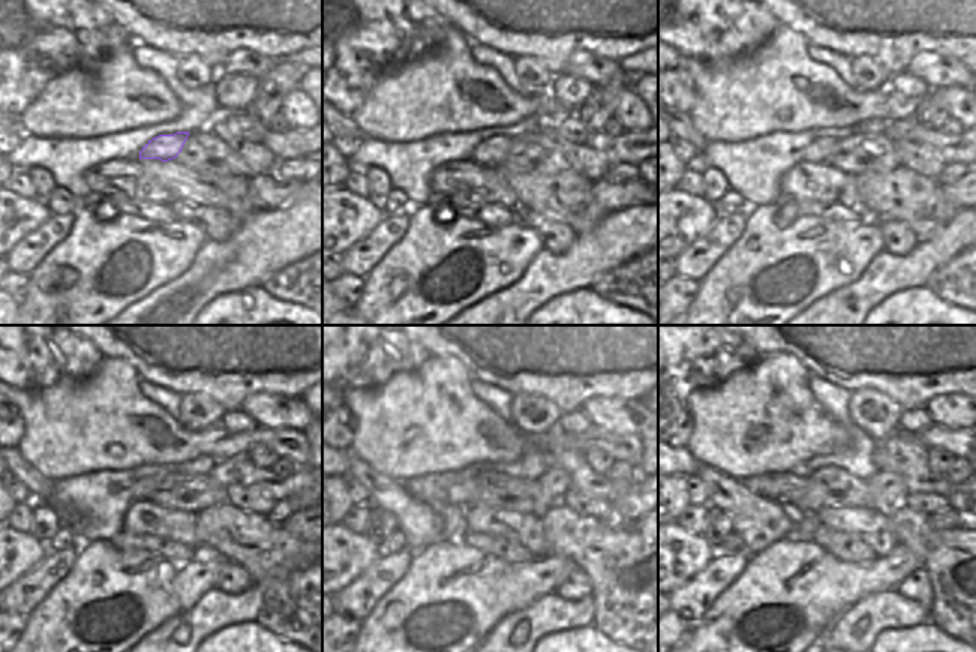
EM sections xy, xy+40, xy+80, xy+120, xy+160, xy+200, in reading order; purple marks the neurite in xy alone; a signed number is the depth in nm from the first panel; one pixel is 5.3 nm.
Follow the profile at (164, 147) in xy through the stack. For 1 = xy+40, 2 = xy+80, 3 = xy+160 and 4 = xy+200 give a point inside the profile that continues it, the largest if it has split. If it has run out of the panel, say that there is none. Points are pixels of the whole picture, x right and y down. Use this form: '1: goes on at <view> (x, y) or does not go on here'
1: goes on at xy+40 (492, 152)
2: goes on at xy+80 (817, 152)
3: goes on at xy+160 (465, 493)
4: goes on at xy+200 (786, 489)

